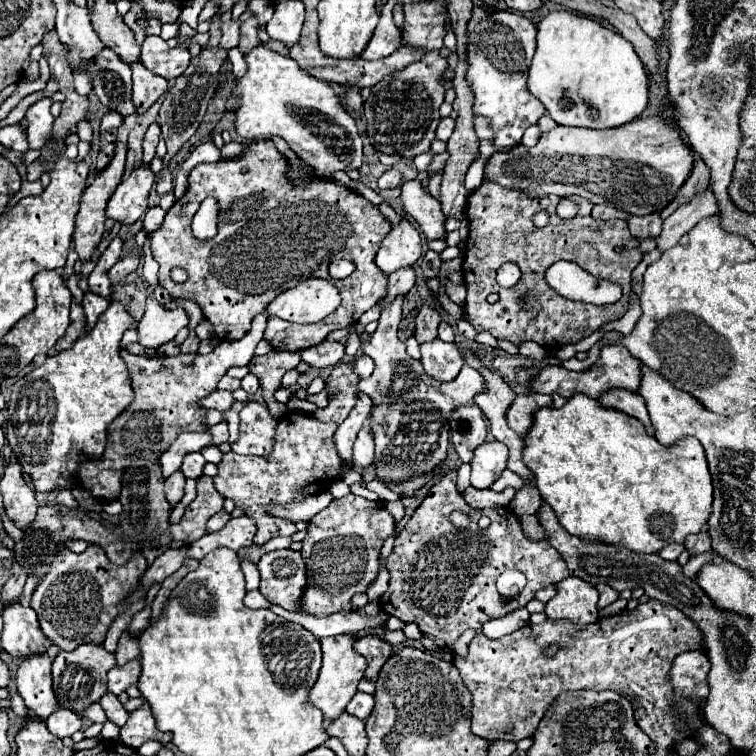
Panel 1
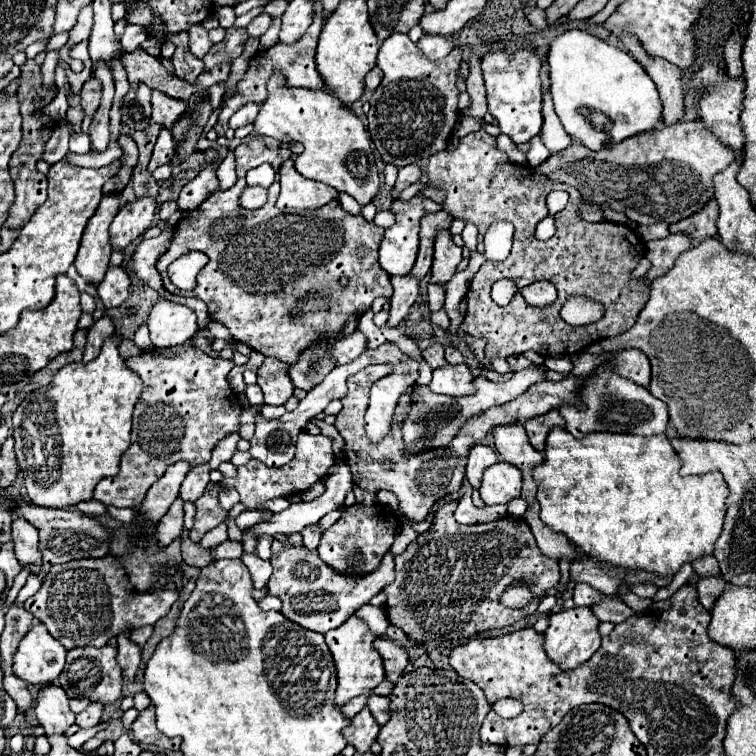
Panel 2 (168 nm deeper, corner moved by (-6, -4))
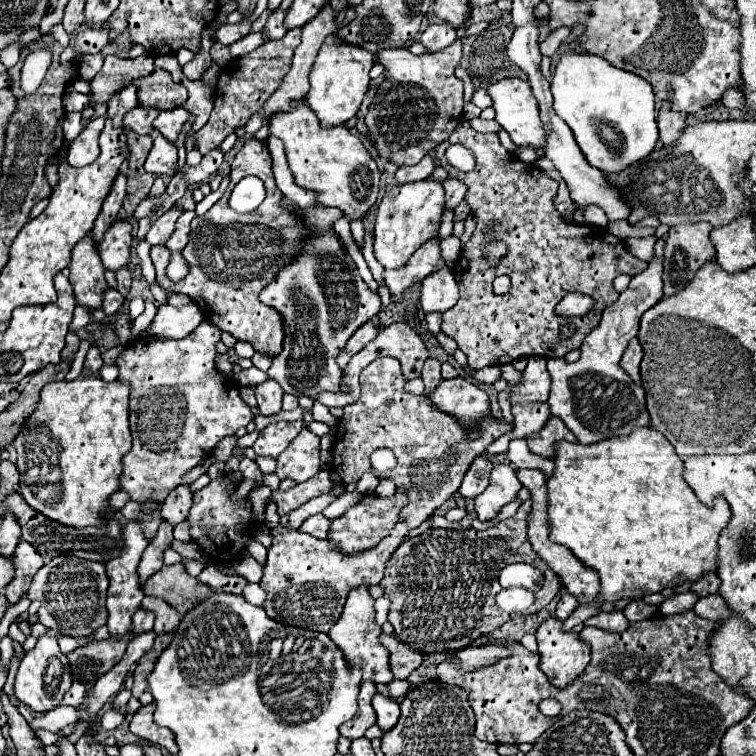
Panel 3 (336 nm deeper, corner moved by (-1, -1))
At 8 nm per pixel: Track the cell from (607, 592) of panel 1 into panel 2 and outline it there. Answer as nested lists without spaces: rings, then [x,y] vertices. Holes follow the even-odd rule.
[[[604,598],[600,604],[592,606],[592,612],[600,622],[612,622],[612,624],[620,624],[634,614],[624,602],[616,598]]]

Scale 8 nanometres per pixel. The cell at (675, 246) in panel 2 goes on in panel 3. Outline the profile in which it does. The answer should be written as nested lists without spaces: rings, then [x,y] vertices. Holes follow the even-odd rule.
[[[657,239],[653,261],[645,271],[633,275],[621,297],[603,311],[601,323],[585,337],[581,357],[575,363],[565,363],[565,359],[547,361],[547,369],[553,379],[547,401],[551,415],[559,417],[579,443],[597,443],[607,437],[629,435],[637,427],[649,427],[645,391],[627,377],[627,373],[619,367],[619,359],[629,341],[637,337],[639,317],[663,297],[663,251],[665,241]]]

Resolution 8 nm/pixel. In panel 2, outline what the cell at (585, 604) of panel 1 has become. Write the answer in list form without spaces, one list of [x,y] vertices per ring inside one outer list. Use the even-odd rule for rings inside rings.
[[[572,608],[550,616],[550,624],[544,632],[544,648],[548,658],[560,666],[560,670],[572,670],[584,664],[600,648],[598,620],[590,608]]]

